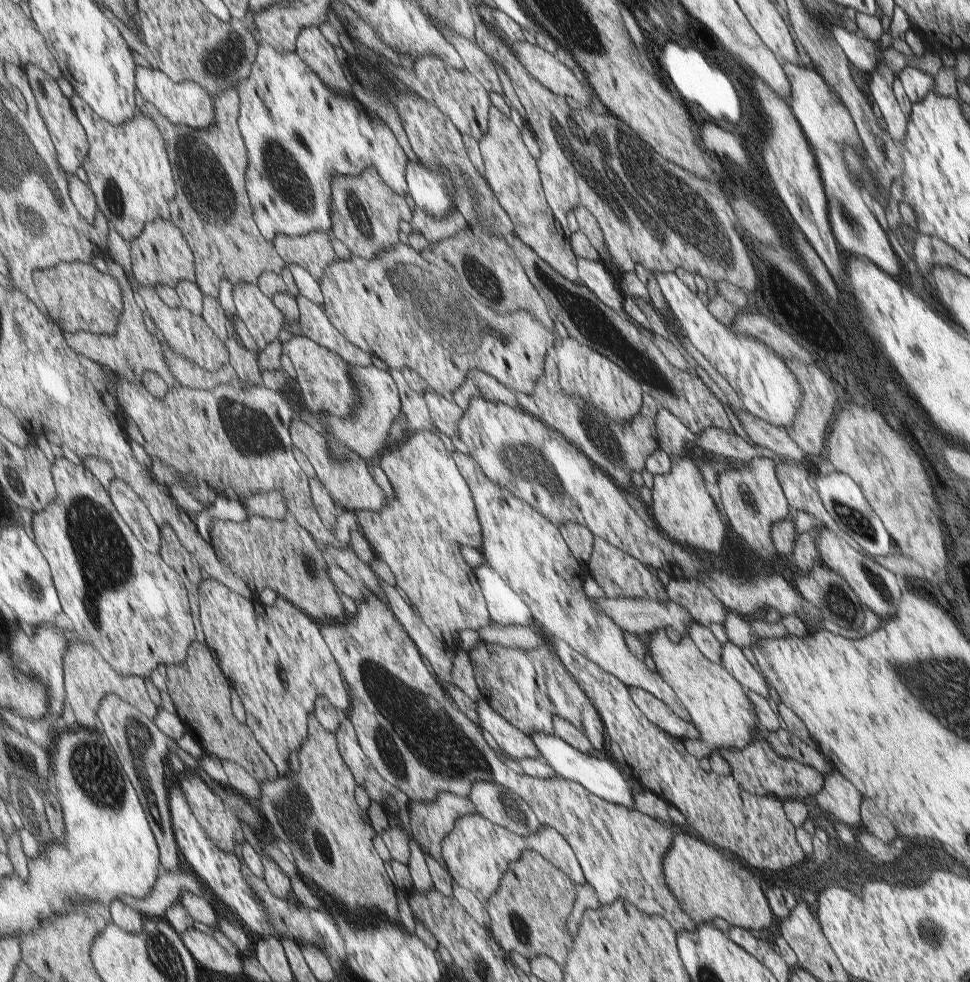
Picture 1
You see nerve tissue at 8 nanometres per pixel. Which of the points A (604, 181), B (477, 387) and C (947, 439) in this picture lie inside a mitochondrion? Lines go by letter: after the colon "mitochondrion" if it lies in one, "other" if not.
A: mitochondrion
B: other
C: other

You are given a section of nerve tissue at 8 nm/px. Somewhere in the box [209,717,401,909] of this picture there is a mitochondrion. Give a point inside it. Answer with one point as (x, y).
(319, 840)

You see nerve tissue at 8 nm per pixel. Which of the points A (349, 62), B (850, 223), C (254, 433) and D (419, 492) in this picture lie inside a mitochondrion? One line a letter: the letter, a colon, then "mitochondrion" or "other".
A: other
B: mitochondrion
C: mitochondrion
D: mitochondrion

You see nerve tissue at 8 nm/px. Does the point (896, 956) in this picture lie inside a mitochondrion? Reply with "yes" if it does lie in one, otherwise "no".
no

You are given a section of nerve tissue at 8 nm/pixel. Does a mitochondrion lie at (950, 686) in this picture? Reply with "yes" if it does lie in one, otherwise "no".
yes

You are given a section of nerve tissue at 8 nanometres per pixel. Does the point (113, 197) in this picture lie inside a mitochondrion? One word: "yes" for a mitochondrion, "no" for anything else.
yes

